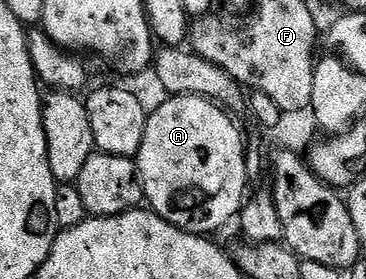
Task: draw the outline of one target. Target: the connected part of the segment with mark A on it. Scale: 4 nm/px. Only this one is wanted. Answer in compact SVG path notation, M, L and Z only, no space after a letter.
M171 95L158 109L151 111L144 126L144 142L136 157L138 178L142 182L145 203L169 224L197 236L209 237L210 232L233 221L241 212L248 196L245 170L247 141L234 125L235 117L225 107L203 96Z

